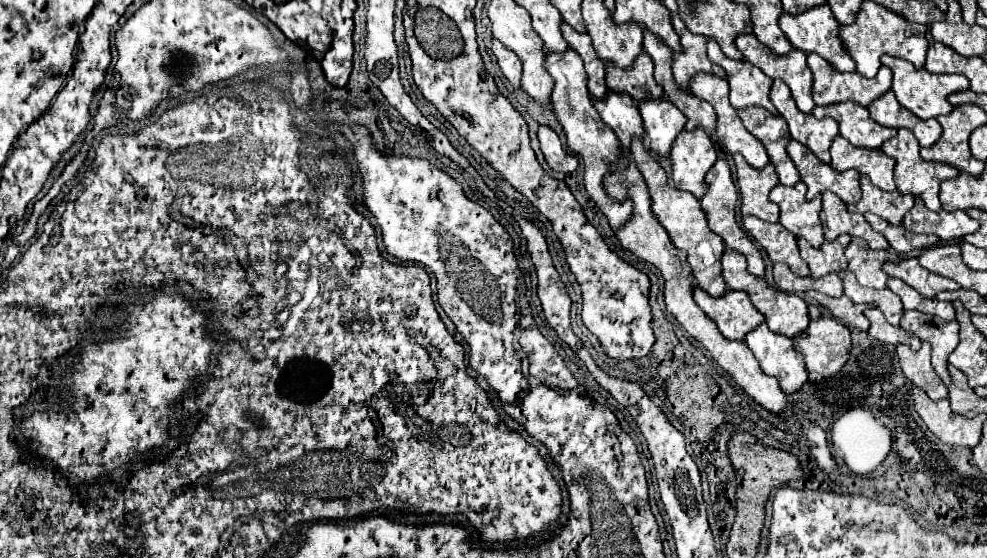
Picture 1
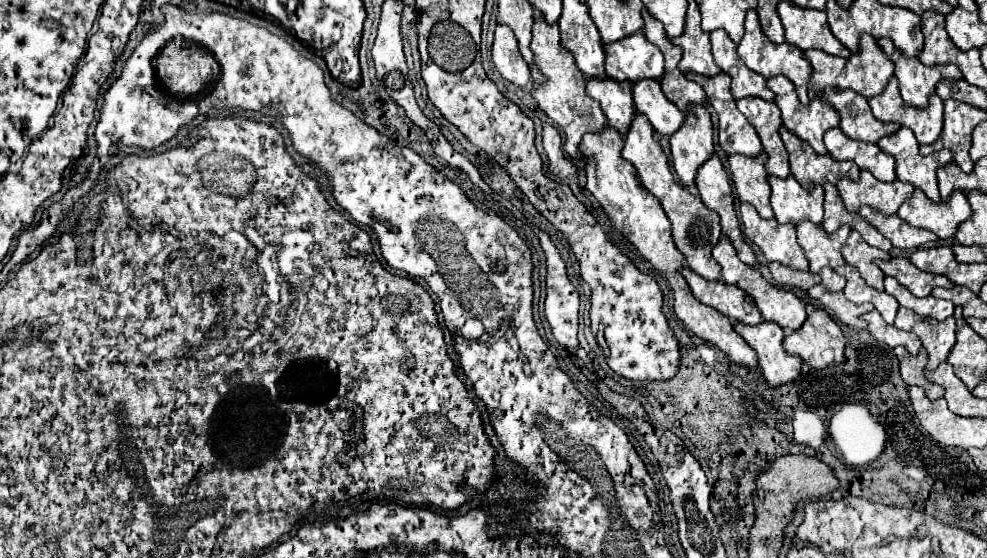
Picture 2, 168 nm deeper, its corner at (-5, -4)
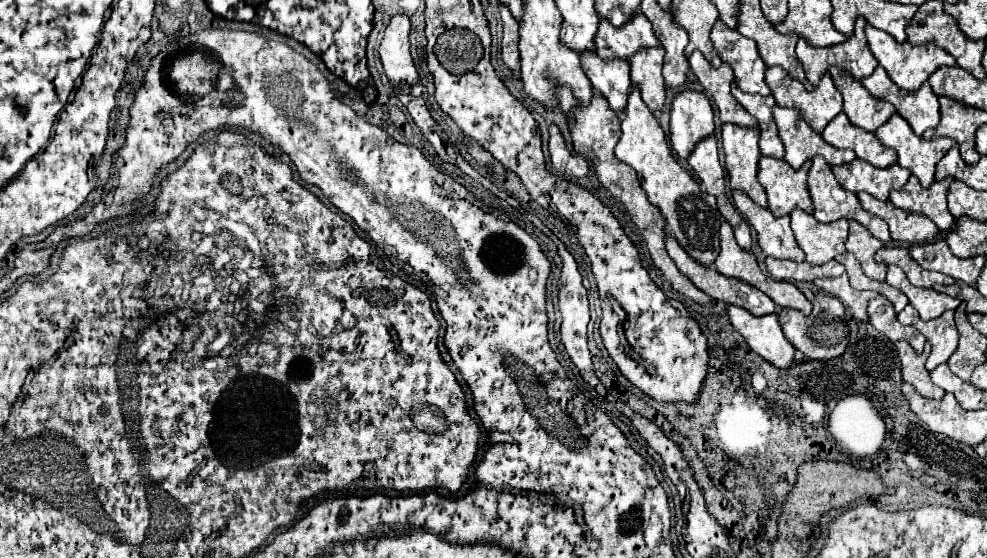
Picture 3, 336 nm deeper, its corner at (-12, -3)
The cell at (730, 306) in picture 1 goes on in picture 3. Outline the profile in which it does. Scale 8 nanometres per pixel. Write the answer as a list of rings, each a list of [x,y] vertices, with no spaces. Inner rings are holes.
[[[666,233],[666,251],[668,255],[672,257],[672,261],[676,263],[676,267],[698,287],[702,289],[706,295],[710,295],[712,299],[718,299],[718,301],[724,301],[724,303],[732,303],[732,305],[738,305],[738,307],[744,307],[746,311],[754,313],[754,315],[768,315],[768,313],[774,313],[776,311],[776,303],[764,295],[760,289],[744,283],[744,281],[736,281],[736,279],[730,279],[730,277],[724,277],[722,273],[718,273],[716,269],[712,267],[706,267],[702,263],[698,263],[696,259],[692,259],[676,241],[676,237],[672,237],[670,233]]]

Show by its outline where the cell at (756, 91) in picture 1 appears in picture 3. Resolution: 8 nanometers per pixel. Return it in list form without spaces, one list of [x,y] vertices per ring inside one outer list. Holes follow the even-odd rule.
[[[716,19],[710,39],[722,57],[724,63],[732,65],[736,73],[738,87],[746,93],[758,93],[758,95],[772,95],[770,87],[764,81],[766,65],[758,55],[758,47],[752,39],[740,35],[736,29],[724,27],[720,19]]]

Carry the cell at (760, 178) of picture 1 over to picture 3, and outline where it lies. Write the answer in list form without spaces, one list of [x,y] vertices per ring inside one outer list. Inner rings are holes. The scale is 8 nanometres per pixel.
[[[732,123],[722,125],[722,149],[730,187],[746,191],[750,199],[754,199],[760,207],[766,207],[768,199],[756,179],[760,159],[758,137],[758,127],[740,127]]]

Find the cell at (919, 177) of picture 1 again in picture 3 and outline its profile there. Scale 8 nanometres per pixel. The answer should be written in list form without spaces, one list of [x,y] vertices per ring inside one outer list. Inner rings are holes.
[[[894,113],[884,125],[876,129],[876,137],[884,145],[896,149],[898,163],[908,167],[922,185],[930,185],[934,181],[936,163],[946,155],[948,147],[956,143],[950,137],[936,137],[930,141],[922,139],[898,113]]]

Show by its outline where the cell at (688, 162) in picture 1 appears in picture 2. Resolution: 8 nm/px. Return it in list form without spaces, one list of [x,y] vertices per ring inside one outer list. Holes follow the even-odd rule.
[[[693,106],[685,124],[671,136],[673,168],[685,188],[695,188],[697,170],[713,156],[713,124],[703,106]]]

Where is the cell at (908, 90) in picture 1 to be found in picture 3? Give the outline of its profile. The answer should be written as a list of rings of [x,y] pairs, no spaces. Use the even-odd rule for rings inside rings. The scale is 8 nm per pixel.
[[[866,23],[864,27],[864,33],[866,33],[866,41],[868,41],[868,47],[872,51],[872,55],[878,59],[880,65],[884,65],[884,69],[888,71],[890,79],[906,89],[906,91],[916,91],[920,87],[920,83],[928,81],[928,75],[932,75],[932,71],[936,71],[936,67],[942,67],[942,65],[956,65],[956,61],[952,59],[952,55],[948,55],[944,49],[936,47],[934,43],[928,43],[928,45],[910,45],[908,41],[904,43],[898,43],[894,37],[890,37],[888,33],[880,31],[880,29],[874,29],[870,23]]]

